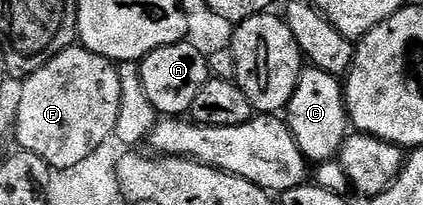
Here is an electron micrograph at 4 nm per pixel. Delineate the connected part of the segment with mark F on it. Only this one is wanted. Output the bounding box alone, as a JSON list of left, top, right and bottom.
[17,47,121,170]

